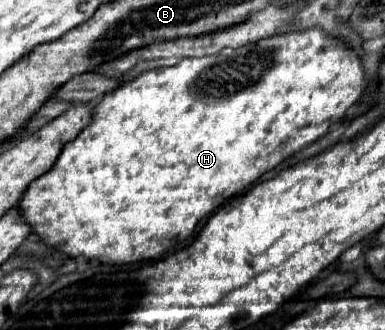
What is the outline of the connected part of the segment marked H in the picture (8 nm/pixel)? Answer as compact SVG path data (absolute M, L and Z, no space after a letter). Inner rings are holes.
M313 27L305 31L289 31L289 33L261 39L257 43L247 43L237 49L223 49L217 55L181 59L181 63L173 67L159 67L159 69L143 71L135 79L123 83L123 87L117 87L117 91L111 91L109 95L105 95L95 105L93 123L87 125L73 141L69 141L63 147L55 165L45 175L41 175L29 185L29 189L19 201L21 213L31 223L33 233L41 235L41 239L47 245L63 249L71 257L85 255L89 261L99 259L101 263L135 263L141 259L157 259L163 253L191 239L195 235L197 225L203 219L207 219L215 209L219 209L223 203L238 195L239 192L244 192L263 173L275 169L281 161L285 161L293 153L321 139L329 131L331 123L341 121L347 109L361 99L365 87L367 87L367 77L365 77L361 57L347 43L347 39L331 37L321 27Z

